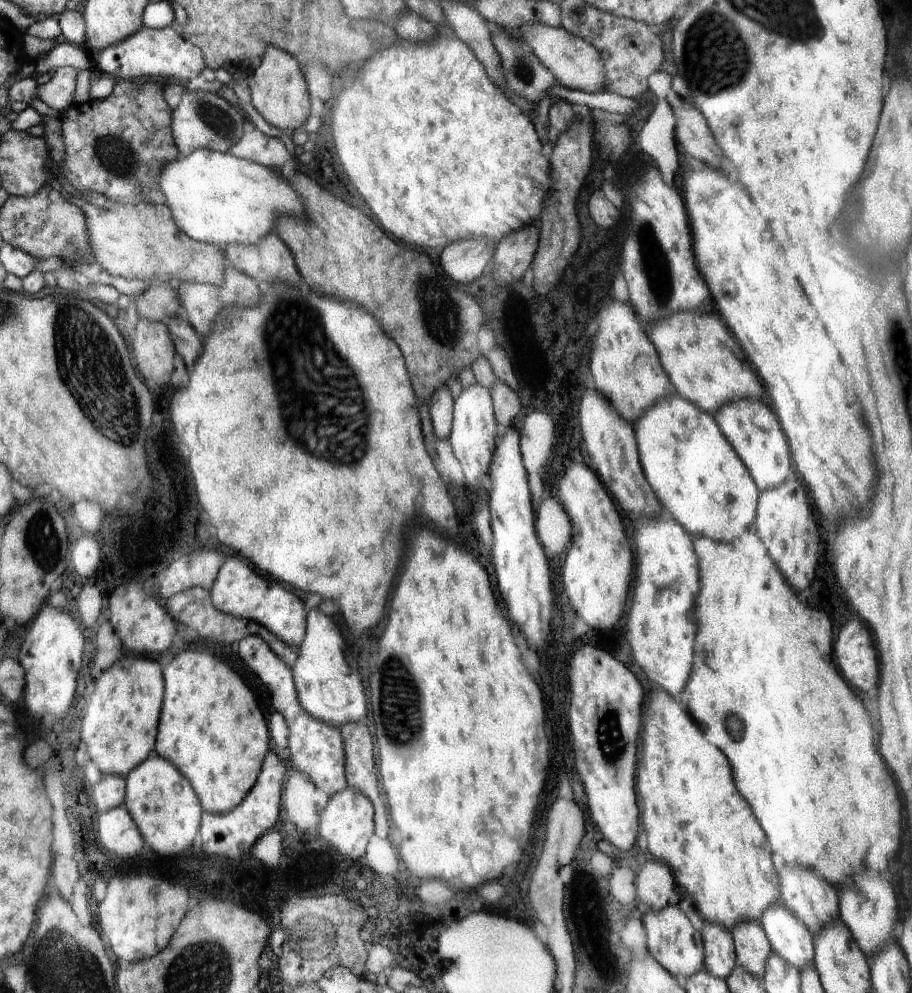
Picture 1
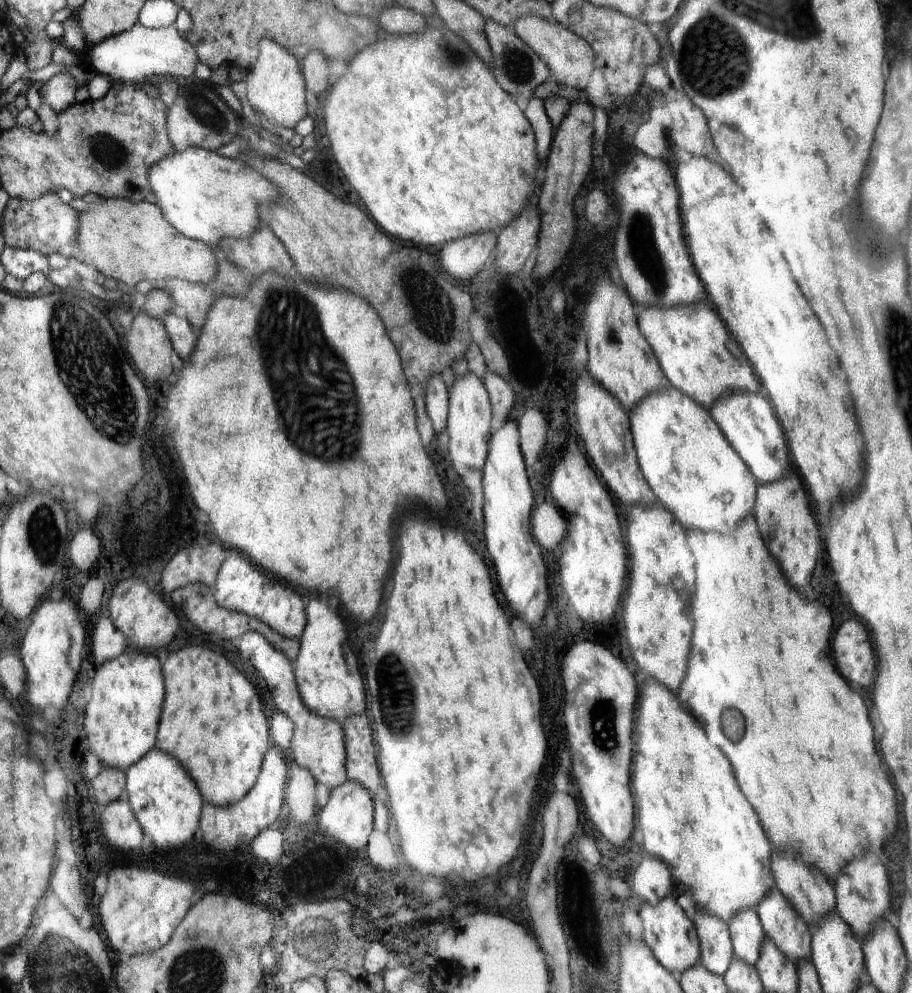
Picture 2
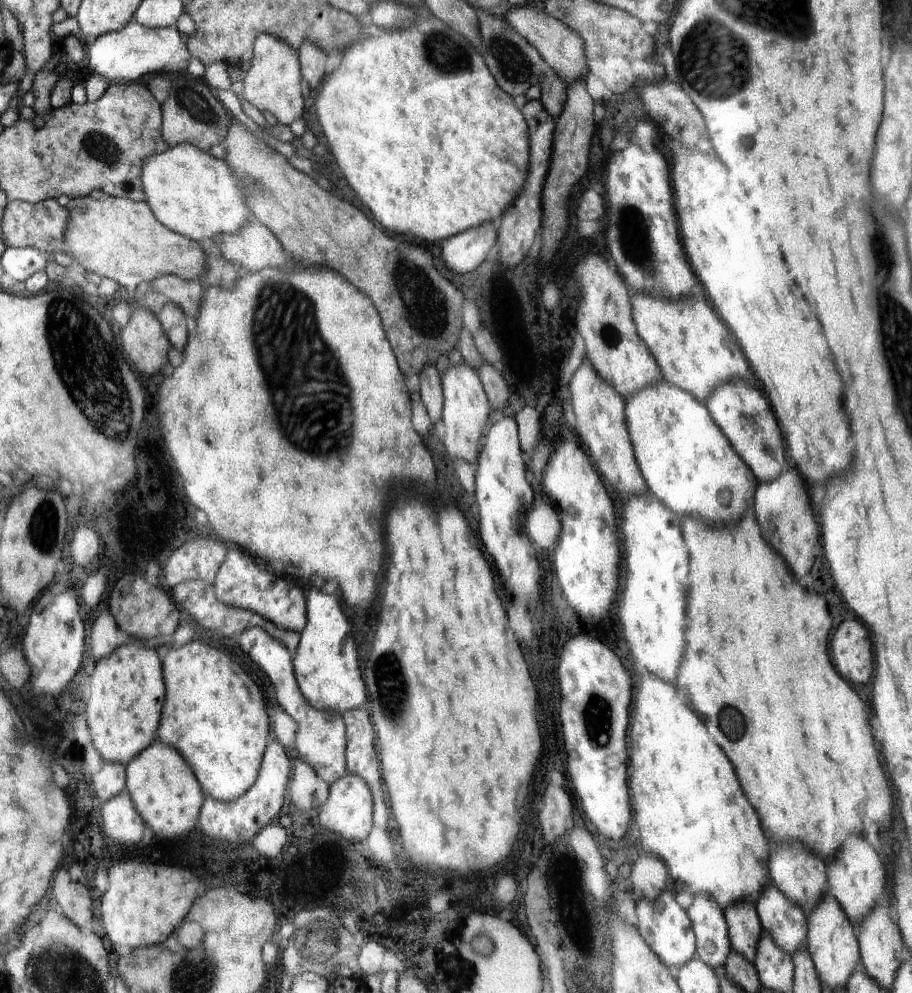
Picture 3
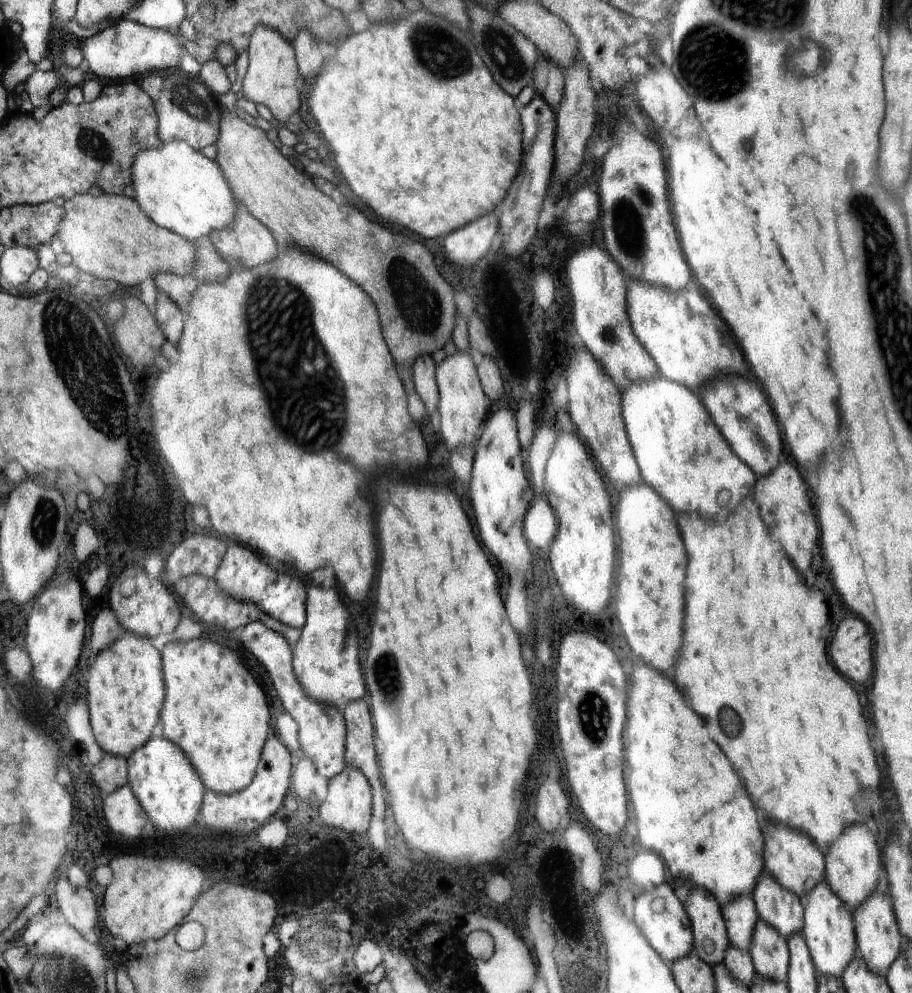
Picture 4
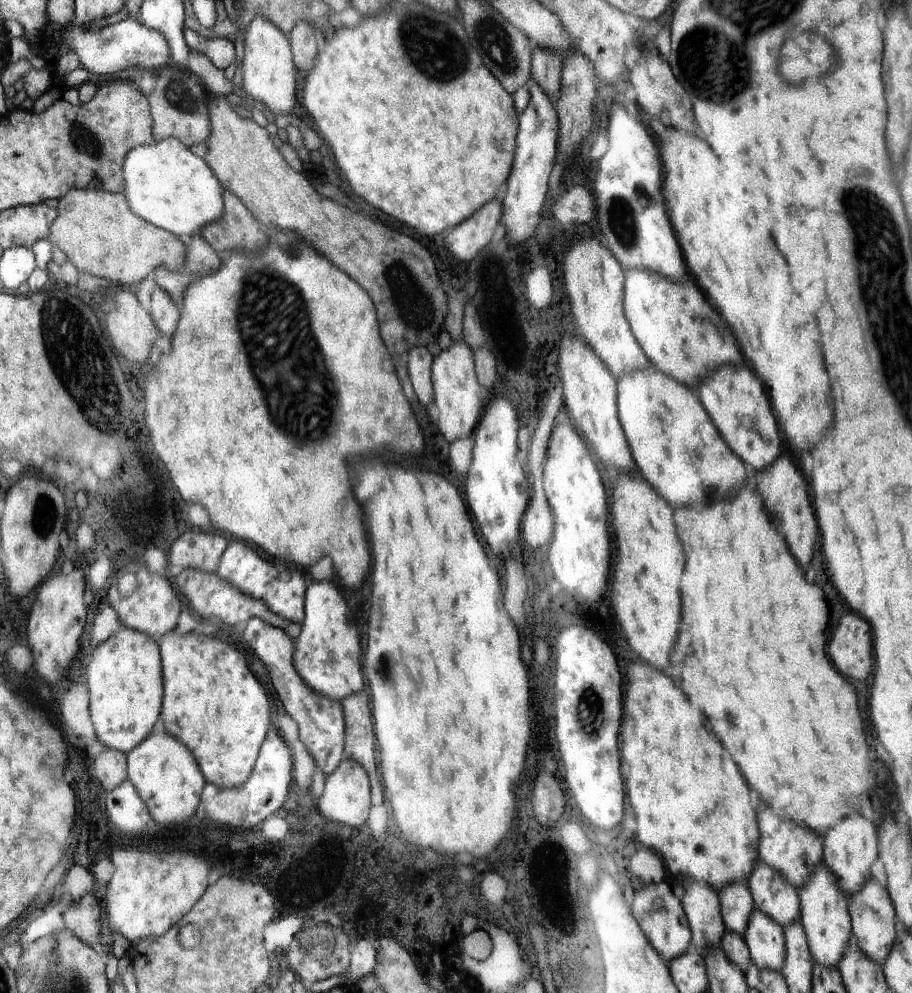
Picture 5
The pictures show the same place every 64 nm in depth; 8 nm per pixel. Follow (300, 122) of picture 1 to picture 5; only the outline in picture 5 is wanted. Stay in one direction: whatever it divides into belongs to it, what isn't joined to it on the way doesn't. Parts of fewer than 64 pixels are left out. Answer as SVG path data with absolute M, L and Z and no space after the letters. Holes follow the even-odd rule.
M260 13L249 21L246 28L242 75L244 76L244 87L241 94L248 99L263 103L268 109L270 118L290 113L297 103L296 68L293 64L288 36Z

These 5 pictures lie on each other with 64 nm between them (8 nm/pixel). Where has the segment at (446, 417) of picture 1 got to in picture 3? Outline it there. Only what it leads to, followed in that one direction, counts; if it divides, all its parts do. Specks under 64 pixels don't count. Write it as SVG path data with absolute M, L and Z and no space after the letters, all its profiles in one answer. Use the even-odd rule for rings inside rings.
M428 363L419 373L420 396L422 404L428 411L428 416L435 424L440 421L443 412L443 391L441 388L441 376L434 363Z

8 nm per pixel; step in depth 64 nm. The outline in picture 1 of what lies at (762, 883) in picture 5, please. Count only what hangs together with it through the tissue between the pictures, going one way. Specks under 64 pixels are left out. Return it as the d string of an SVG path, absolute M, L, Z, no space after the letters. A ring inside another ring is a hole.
M782 900L766 908L760 916L759 923L771 944L772 950L792 964L798 974L806 968L815 968L813 936L788 912Z

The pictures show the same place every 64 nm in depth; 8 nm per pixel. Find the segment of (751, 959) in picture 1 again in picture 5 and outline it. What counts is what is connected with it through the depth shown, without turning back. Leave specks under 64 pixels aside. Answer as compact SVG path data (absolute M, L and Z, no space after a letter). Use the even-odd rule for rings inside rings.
M731 883L717 894L718 910L725 928L743 936L755 908L750 890L744 883Z

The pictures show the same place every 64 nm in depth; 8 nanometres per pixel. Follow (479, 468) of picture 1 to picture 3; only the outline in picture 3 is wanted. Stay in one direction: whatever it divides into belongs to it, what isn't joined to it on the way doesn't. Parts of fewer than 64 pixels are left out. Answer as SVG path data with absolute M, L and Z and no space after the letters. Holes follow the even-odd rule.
M466 362L457 366L450 365L441 376L441 388L443 391L443 412L440 422L445 429L443 444L446 446L446 452L453 459L477 464L480 442L482 442L486 432L487 421L491 412L477 370Z

